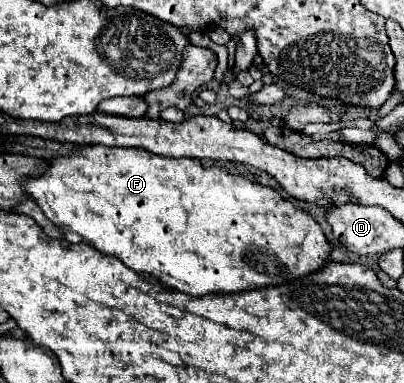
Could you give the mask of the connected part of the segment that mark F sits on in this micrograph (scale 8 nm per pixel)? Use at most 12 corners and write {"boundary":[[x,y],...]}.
{"boundary":[[85,146],[23,186],[61,230],[189,296],[329,260],[273,188]]}

